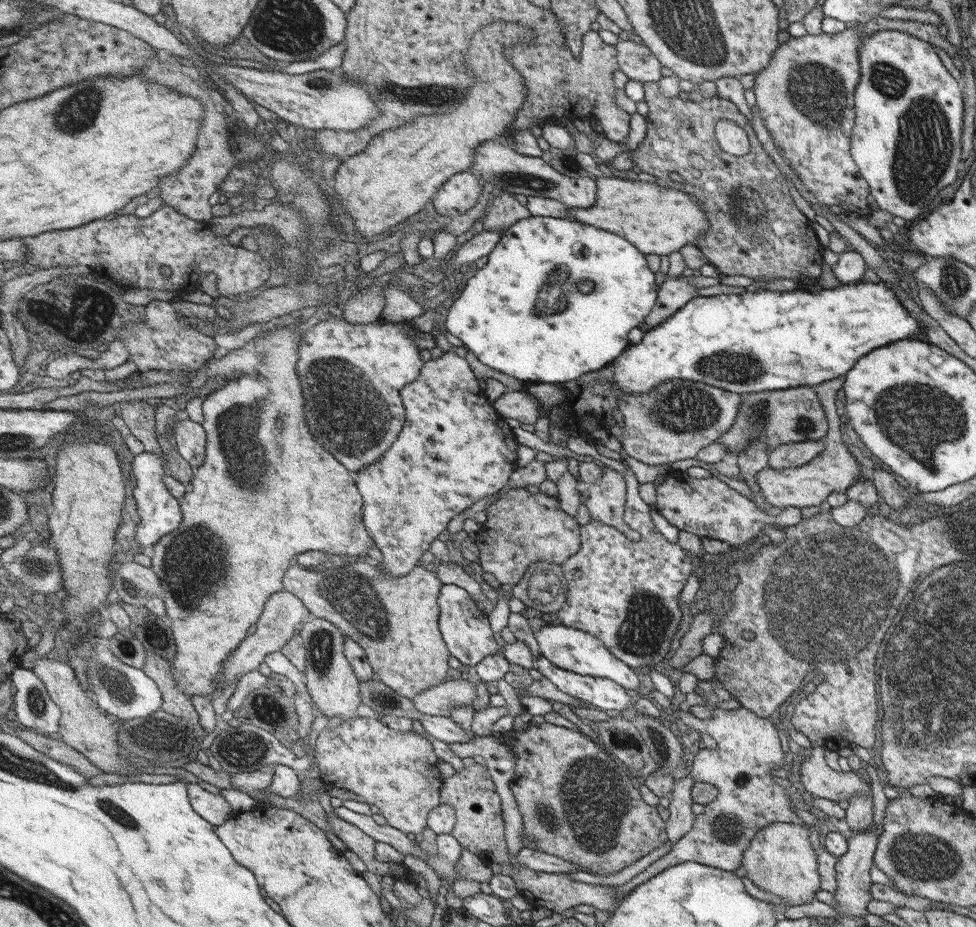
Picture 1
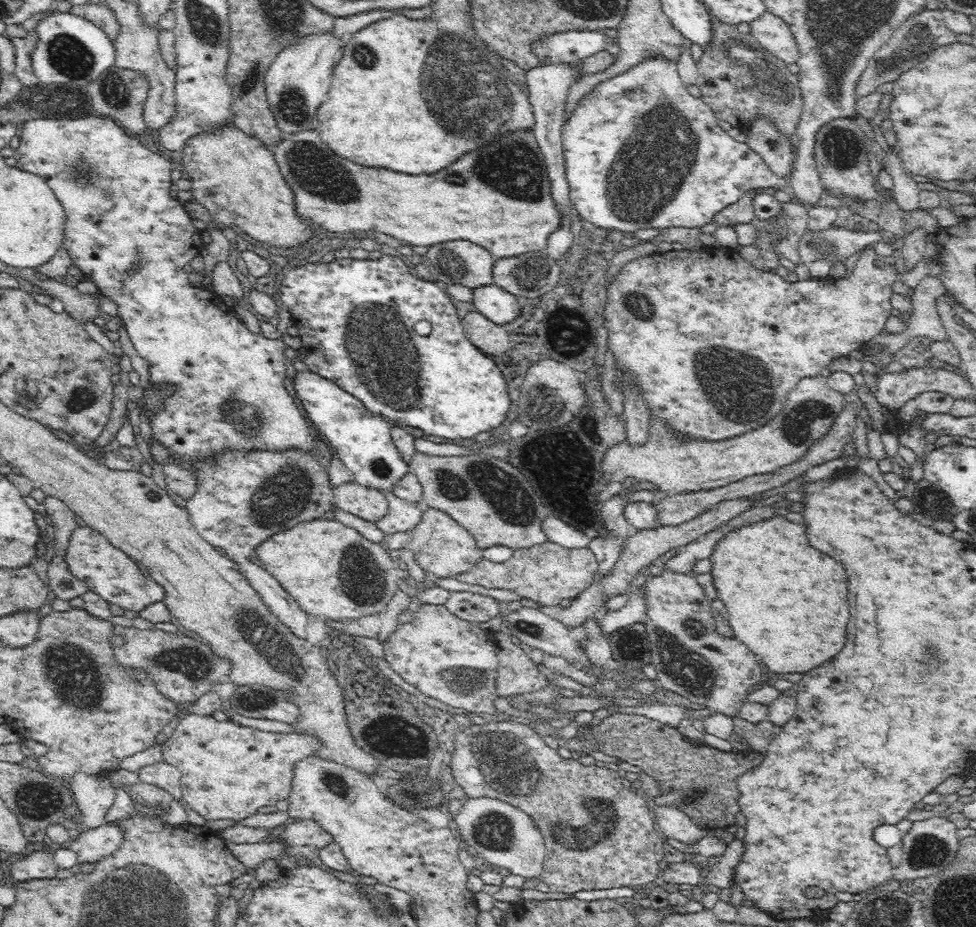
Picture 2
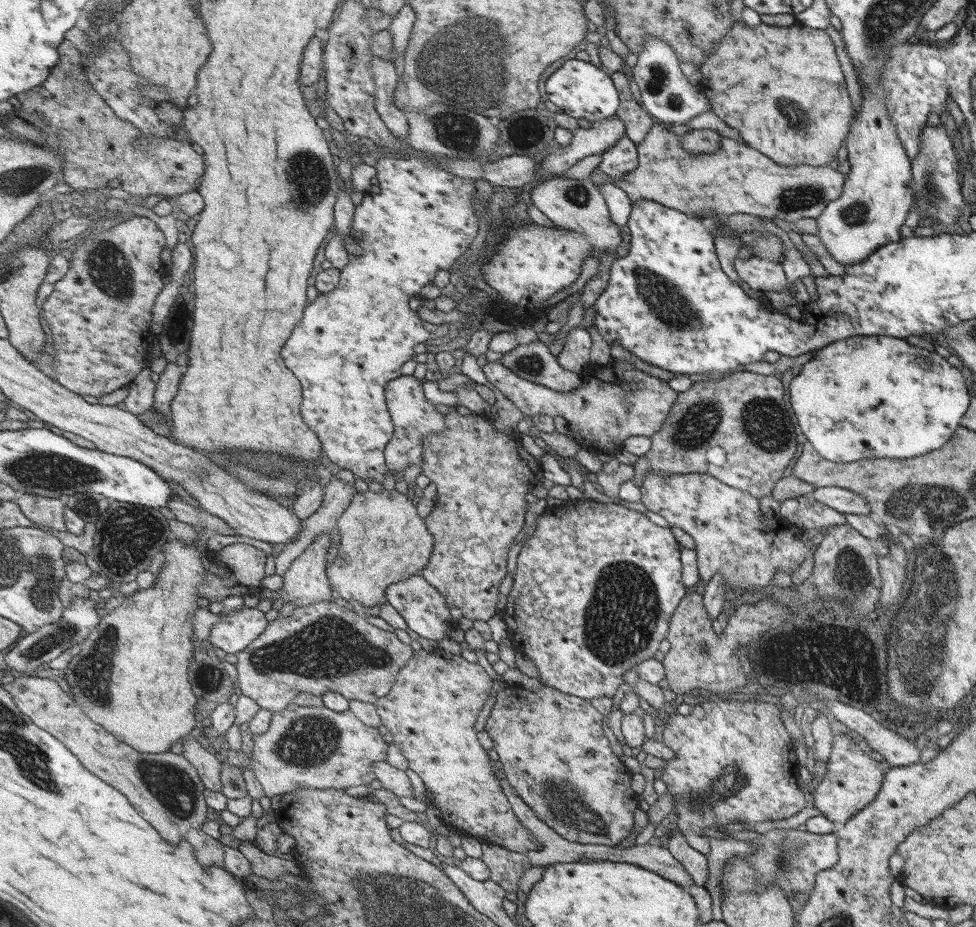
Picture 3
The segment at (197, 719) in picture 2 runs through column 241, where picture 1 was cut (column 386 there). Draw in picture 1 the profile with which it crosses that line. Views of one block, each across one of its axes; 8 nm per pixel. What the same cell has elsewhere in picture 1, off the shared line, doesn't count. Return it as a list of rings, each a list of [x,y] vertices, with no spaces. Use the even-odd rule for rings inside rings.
[[[357,717],[351,721],[329,723],[315,743],[314,758],[320,770],[320,778],[331,787],[347,789],[358,794],[366,804],[373,804],[385,818],[387,825],[415,838],[426,827],[426,818],[439,805],[437,790],[441,778],[437,774],[437,758],[433,756],[431,742],[413,731],[397,731],[383,725],[378,719]]]

